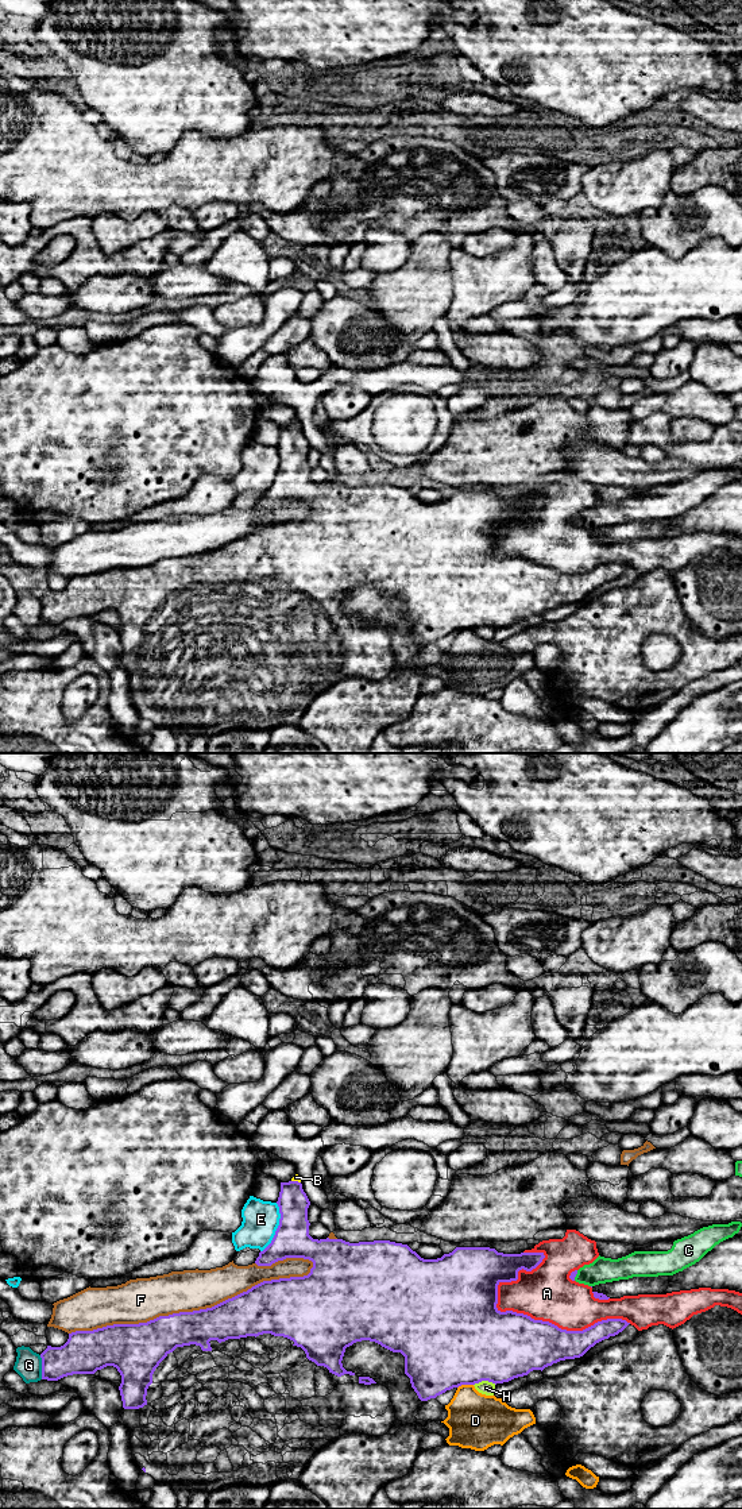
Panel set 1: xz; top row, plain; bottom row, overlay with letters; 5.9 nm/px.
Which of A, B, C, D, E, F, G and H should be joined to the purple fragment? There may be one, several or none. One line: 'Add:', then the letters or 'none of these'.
Add: B

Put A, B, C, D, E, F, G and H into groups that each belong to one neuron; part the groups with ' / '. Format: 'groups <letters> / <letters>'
groups A / B / C / D / E / F / G / H

